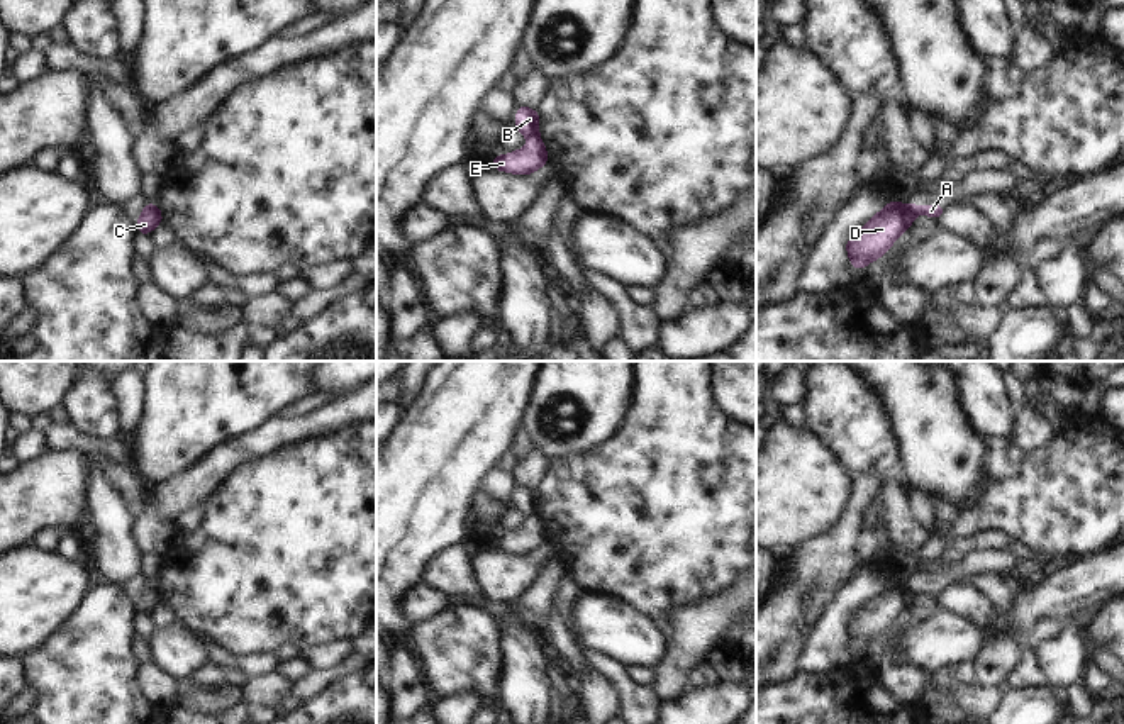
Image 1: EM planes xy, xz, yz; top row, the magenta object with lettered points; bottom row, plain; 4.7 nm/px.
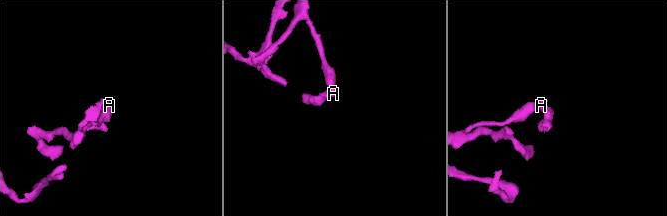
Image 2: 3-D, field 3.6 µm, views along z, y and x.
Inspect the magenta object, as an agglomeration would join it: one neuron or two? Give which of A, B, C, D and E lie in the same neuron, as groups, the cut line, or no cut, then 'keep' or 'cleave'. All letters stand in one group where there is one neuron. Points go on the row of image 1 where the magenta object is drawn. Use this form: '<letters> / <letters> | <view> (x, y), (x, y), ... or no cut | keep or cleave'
A E / B C D | yz (907, 204), (916, 214) | cleave

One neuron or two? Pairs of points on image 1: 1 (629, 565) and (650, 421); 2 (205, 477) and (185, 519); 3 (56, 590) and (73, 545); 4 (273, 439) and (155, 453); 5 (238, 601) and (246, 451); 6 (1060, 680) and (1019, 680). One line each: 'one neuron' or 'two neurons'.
1: one neuron
2: two neurons
3: two neurons
4: two neurons
5: two neurons
6: two neurons

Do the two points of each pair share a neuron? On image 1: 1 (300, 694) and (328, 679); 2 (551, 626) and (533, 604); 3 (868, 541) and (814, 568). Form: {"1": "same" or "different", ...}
{"1": "same", "2": "different", "3": "different"}

